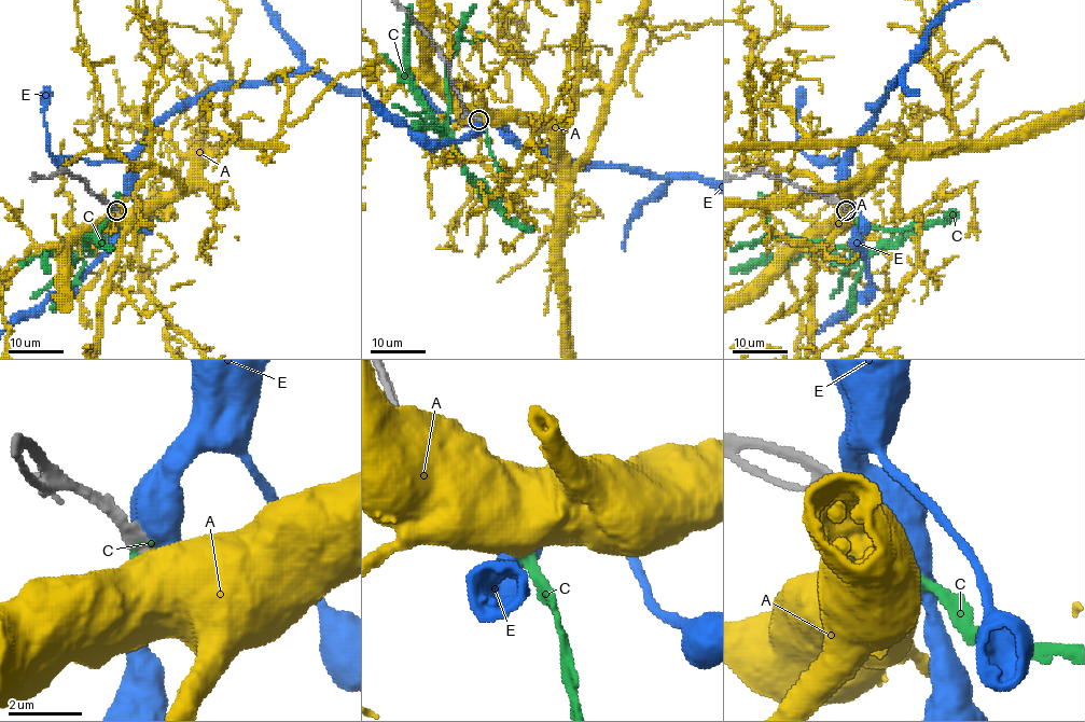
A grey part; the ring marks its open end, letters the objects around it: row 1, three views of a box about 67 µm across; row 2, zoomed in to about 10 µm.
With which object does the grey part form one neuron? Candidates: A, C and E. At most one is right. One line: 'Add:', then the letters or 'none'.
Add: C

